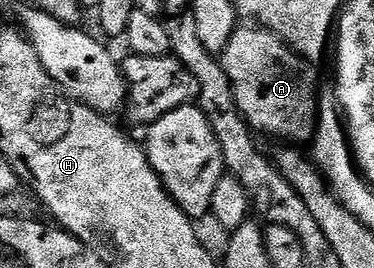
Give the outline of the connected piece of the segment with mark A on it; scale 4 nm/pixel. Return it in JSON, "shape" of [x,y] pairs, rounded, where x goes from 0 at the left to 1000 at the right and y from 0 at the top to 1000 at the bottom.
{"shape":[[[655,97],[628,104],[620,142],[610,157],[610,172],[588,198],[594,257],[610,276],[610,291],[615,295],[615,310],[626,332],[626,377],[636,384],[636,414],[644,418],[647,429],[658,437],[660,451],[668,455],[682,455],[679,448],[714,448],[714,455],[722,459],[725,470],[733,474],[759,519],[770,522],[765,530],[786,530],[775,522],[826,526],[832,511],[837,511],[845,474],[845,422],[850,410],[856,358],[848,340],[840,347],[840,299],[826,284],[824,272],[818,272],[821,243],[813,235],[807,213],[799,209],[797,198],[775,175],[775,168],[759,160],[759,153],[751,149],[751,142],[743,138],[743,131],[738,131],[733,119],[722,119],[714,112],[714,104],[703,104],[698,97],[658,101],[668,104],[655,104]]]}

